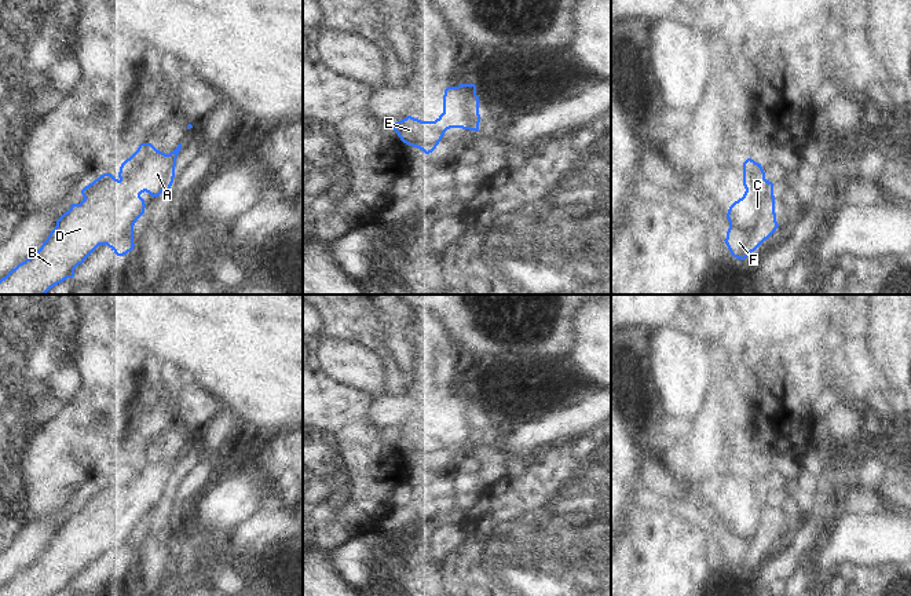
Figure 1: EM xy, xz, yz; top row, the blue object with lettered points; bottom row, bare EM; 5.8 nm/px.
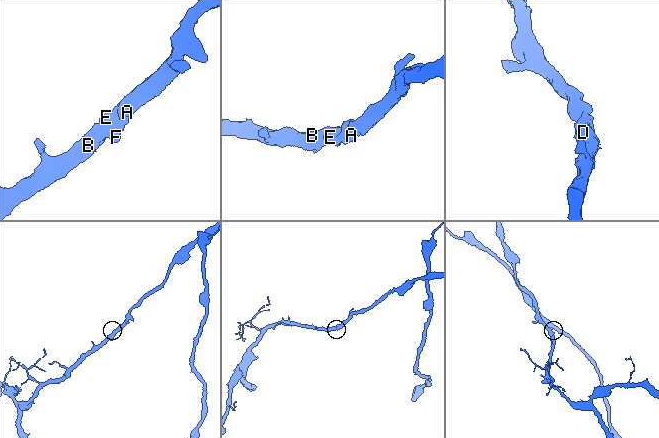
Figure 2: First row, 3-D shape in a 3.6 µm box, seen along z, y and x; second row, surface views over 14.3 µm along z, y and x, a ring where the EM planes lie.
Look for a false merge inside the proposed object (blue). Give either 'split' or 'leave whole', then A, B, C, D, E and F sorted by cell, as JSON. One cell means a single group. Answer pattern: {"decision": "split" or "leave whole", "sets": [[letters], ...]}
{"decision": "leave whole", "sets": [["A", "B", "C", "D", "E", "F"]]}

